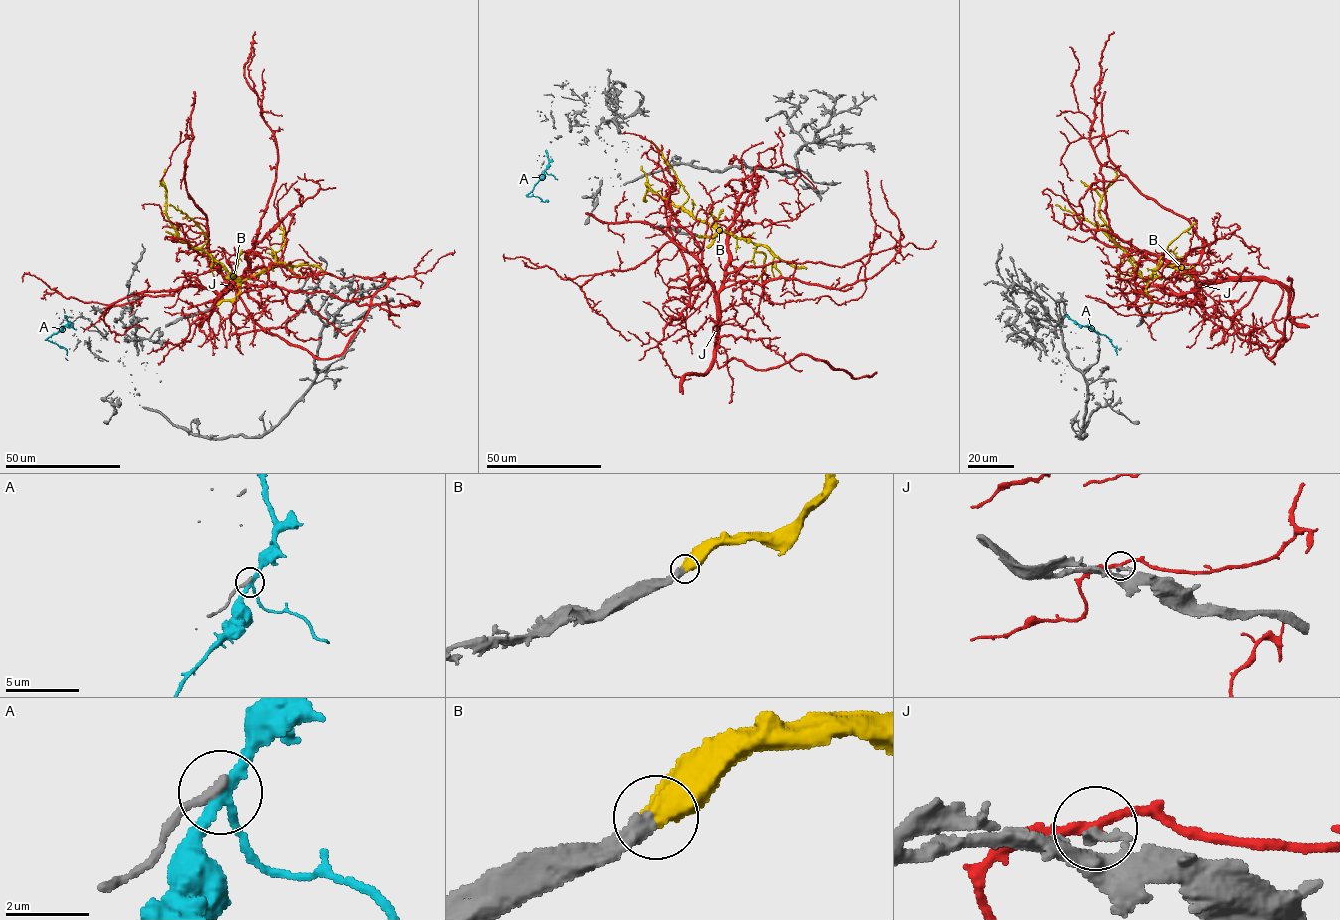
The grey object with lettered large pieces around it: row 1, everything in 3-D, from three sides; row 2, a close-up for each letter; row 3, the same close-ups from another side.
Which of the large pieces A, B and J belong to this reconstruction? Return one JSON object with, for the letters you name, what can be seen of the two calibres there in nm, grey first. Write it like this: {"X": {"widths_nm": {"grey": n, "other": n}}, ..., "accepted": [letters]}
{"B": {"widths_nm": {"grey": 550, "other": 650}}, "accepted": ["B"]}

